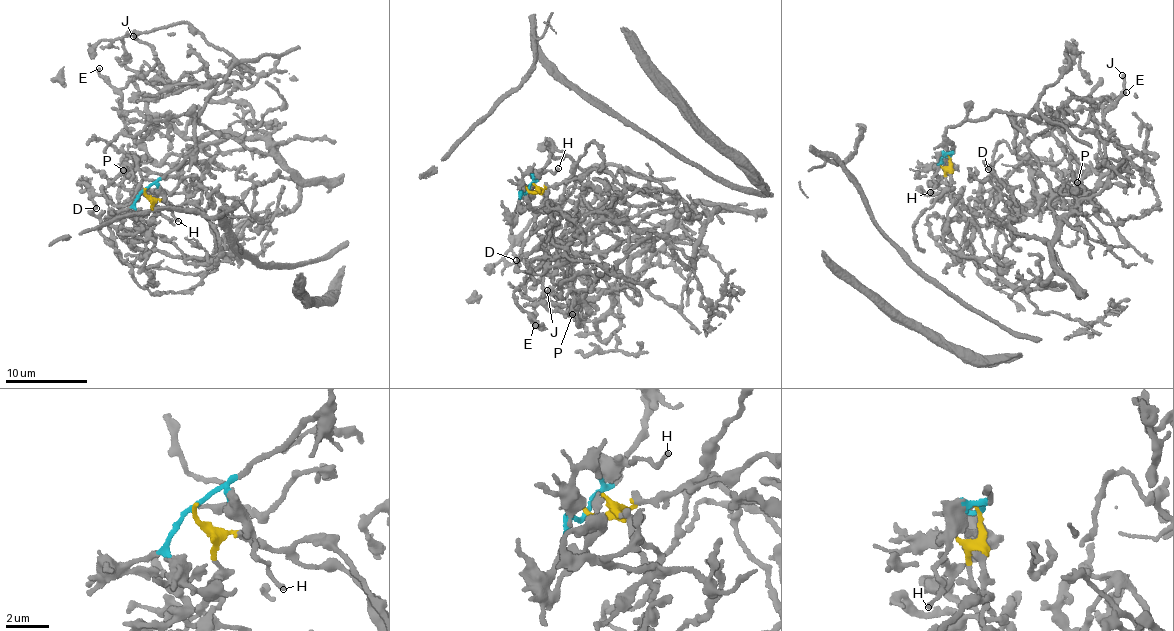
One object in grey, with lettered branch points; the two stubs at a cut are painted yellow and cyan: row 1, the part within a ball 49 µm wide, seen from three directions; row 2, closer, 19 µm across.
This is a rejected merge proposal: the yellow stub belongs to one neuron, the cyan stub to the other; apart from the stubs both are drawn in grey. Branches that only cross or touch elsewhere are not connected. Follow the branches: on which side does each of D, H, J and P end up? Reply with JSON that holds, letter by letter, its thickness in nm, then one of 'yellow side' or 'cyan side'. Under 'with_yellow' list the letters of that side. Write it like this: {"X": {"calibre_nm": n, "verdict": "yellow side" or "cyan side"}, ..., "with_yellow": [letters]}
{"D": {"calibre_nm": 120, "verdict": "yellow side"}, "H": {"calibre_nm": 170, "verdict": "cyan side"}, "J": {"calibre_nm": 280, "verdict": "yellow side"}, "P": {"calibre_nm": 200, "verdict": "yellow side"}, "with_yellow": ["D", "J", "P"]}

